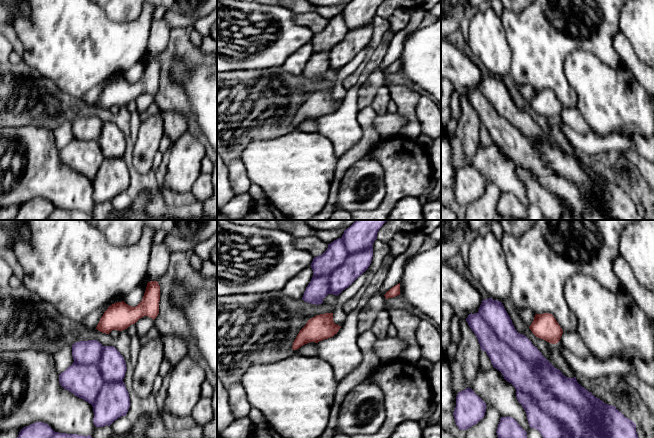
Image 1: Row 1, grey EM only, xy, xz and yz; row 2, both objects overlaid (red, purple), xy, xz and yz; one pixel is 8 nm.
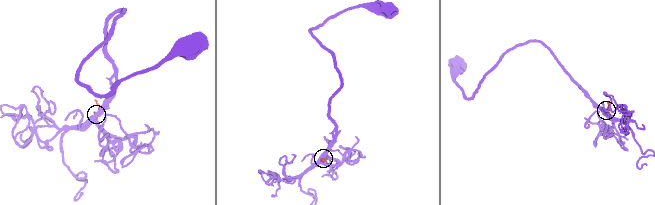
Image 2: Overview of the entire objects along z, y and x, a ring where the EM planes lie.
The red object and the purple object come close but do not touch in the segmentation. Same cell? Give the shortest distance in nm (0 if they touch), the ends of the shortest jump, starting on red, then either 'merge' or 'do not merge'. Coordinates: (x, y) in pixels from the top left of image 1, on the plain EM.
60 nm apart; from red across yz (532, 108), (526, 113); do not merge

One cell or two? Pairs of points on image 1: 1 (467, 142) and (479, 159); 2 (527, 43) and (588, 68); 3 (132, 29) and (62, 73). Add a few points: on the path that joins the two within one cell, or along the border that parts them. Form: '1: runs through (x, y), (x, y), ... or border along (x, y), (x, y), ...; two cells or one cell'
1: border along (479, 144), (469, 163); two cells
2: border along (588, 51), (574, 50), (566, 57), (567, 82); two cells
3: runs through (115, 46), (88, 47), (79, 56); one cell

